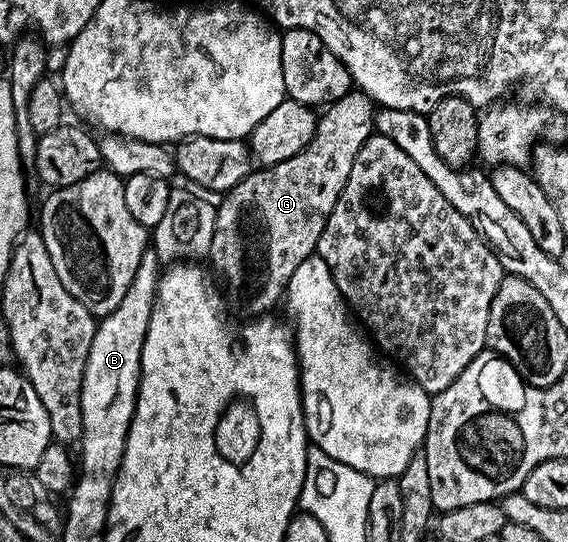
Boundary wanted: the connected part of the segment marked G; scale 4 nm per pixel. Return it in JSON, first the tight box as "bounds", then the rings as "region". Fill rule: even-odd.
{"bounds":[209,89,376,317],"region":[[[358,89],[348,91],[345,97],[341,97],[335,103],[330,104],[330,106],[322,112],[324,115],[320,114],[318,116],[315,125],[315,135],[309,141],[309,145],[305,145],[305,149],[301,149],[301,153],[297,153],[293,157],[289,157],[285,161],[281,161],[272,167],[252,170],[251,174],[246,175],[245,178],[243,178],[234,189],[232,189],[232,191],[226,192],[226,194],[220,198],[223,200],[220,202],[218,201],[216,206],[216,225],[213,228],[213,239],[209,252],[209,260],[211,259],[212,267],[210,267],[210,270],[218,276],[221,283],[221,278],[223,278],[224,284],[222,283],[222,286],[225,288],[225,291],[225,286],[227,286],[228,291],[226,291],[226,294],[230,296],[233,303],[233,298],[235,298],[236,305],[239,306],[241,310],[248,311],[246,313],[248,316],[258,317],[274,312],[276,310],[274,307],[277,306],[278,303],[280,306],[281,300],[284,298],[289,281],[293,277],[293,272],[297,270],[297,265],[301,265],[301,261],[305,261],[305,257],[316,254],[321,233],[325,229],[325,225],[329,221],[329,217],[333,213],[333,209],[337,205],[341,193],[345,189],[345,181],[349,181],[349,169],[353,169],[353,161],[357,161],[357,153],[361,149],[361,145],[365,145],[365,141],[375,131],[376,110],[376,104],[371,102],[370,96],[364,93],[364,91]]]}

